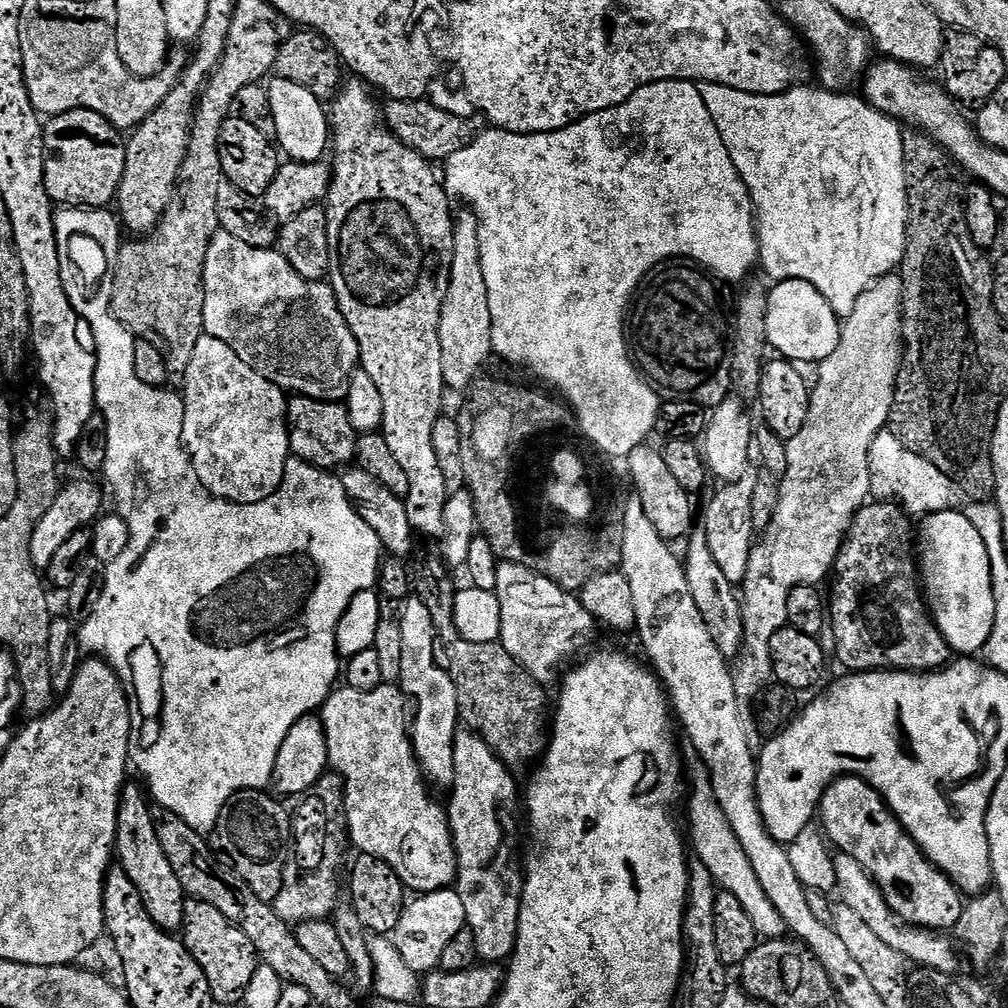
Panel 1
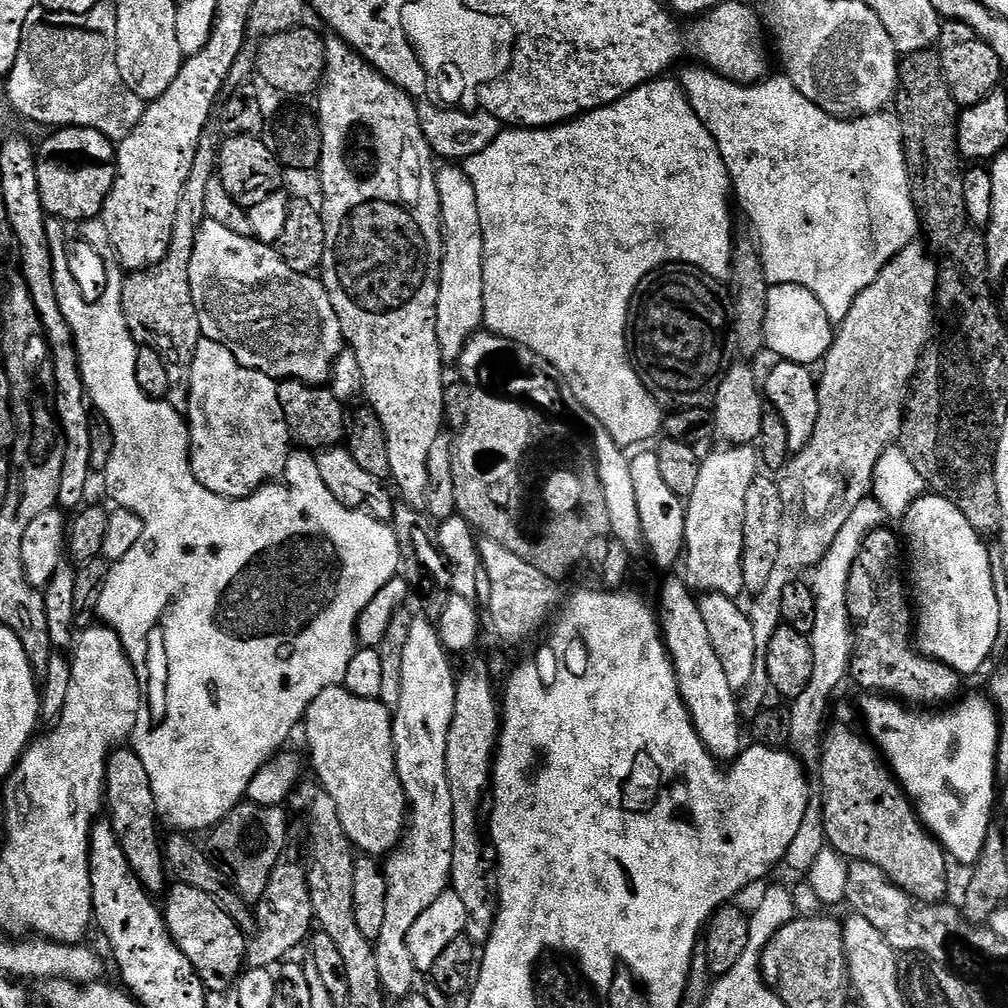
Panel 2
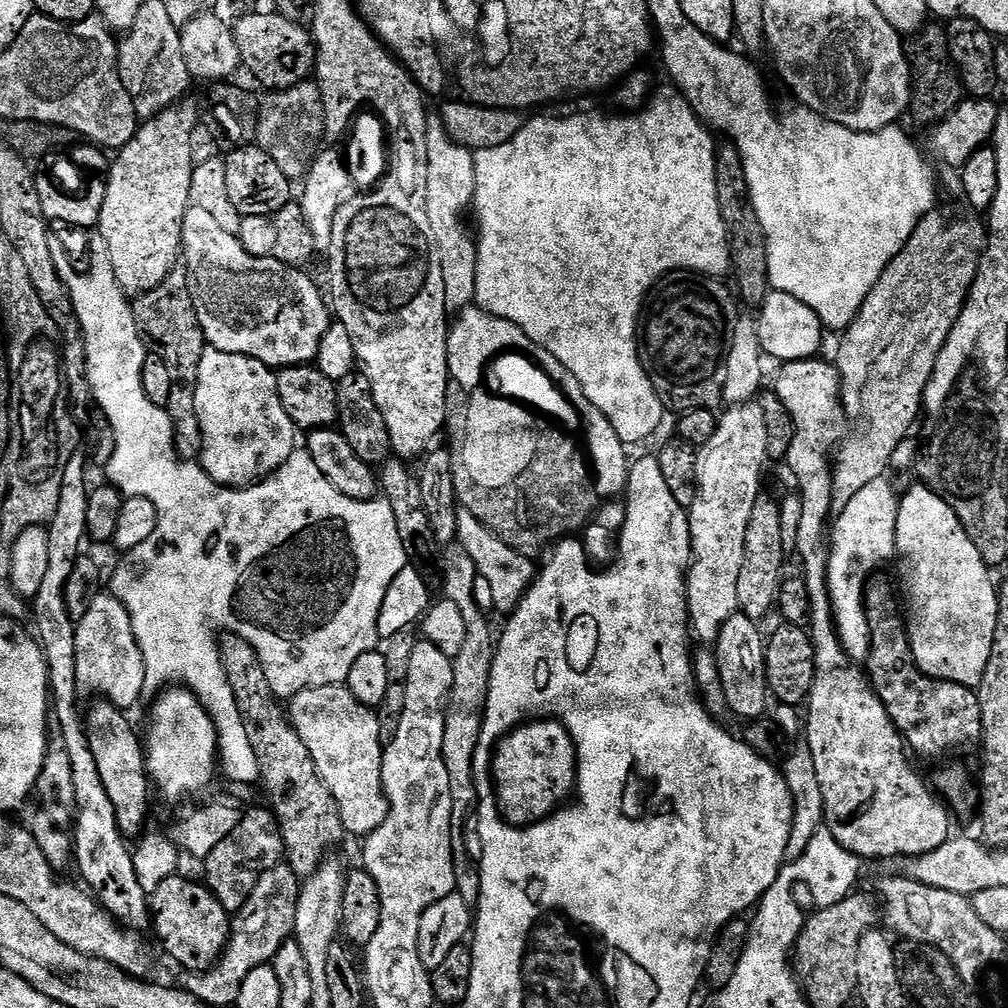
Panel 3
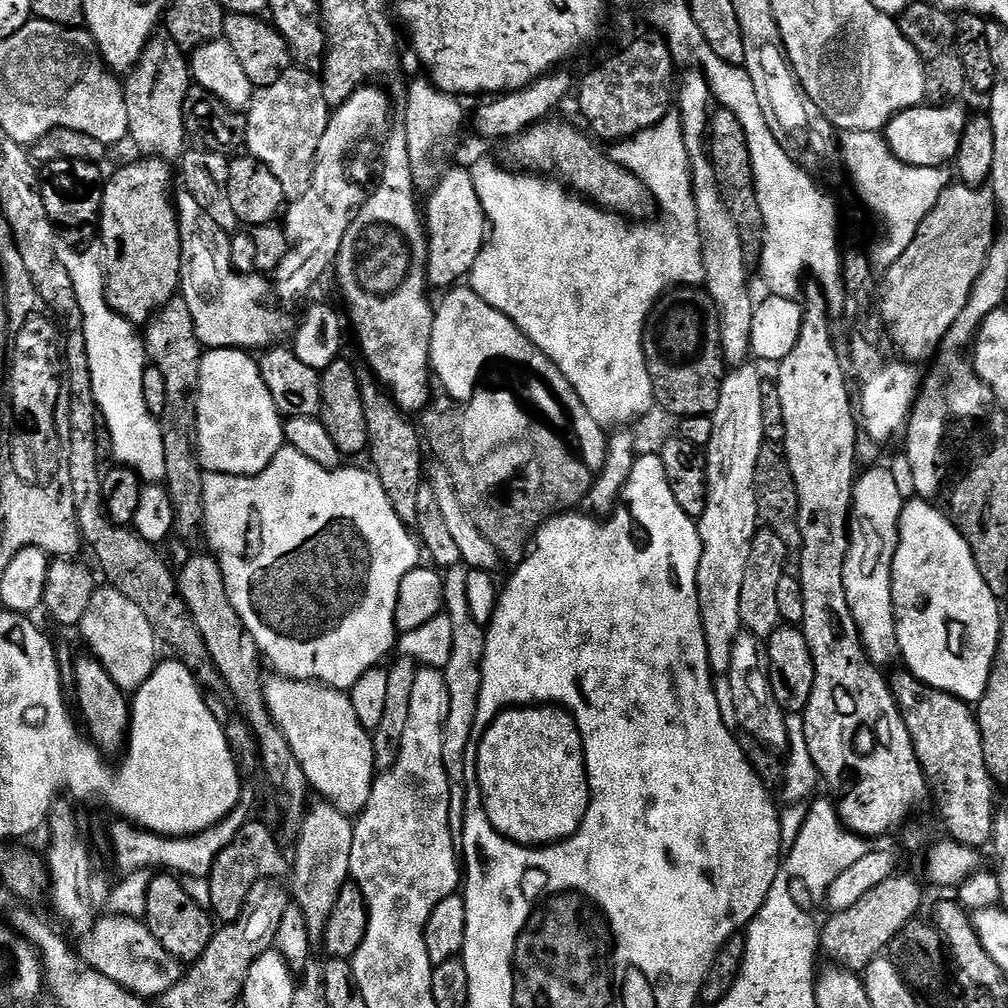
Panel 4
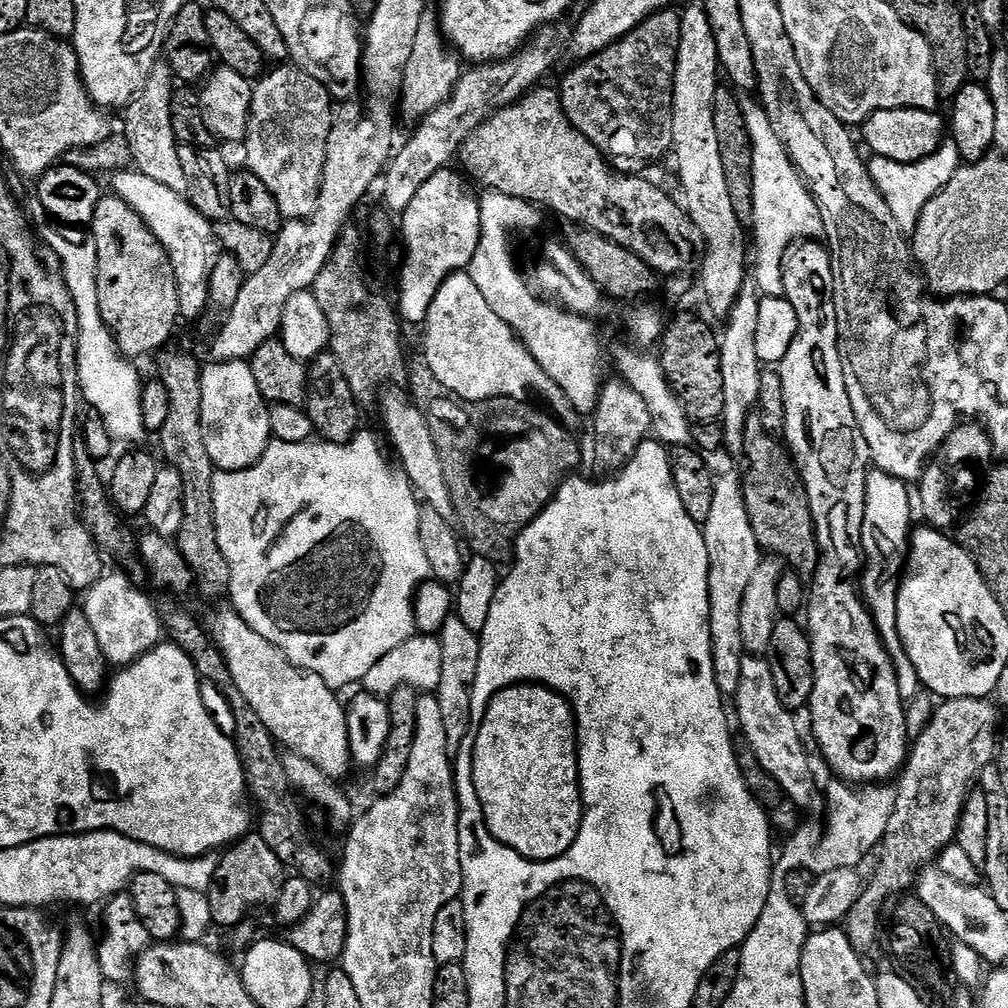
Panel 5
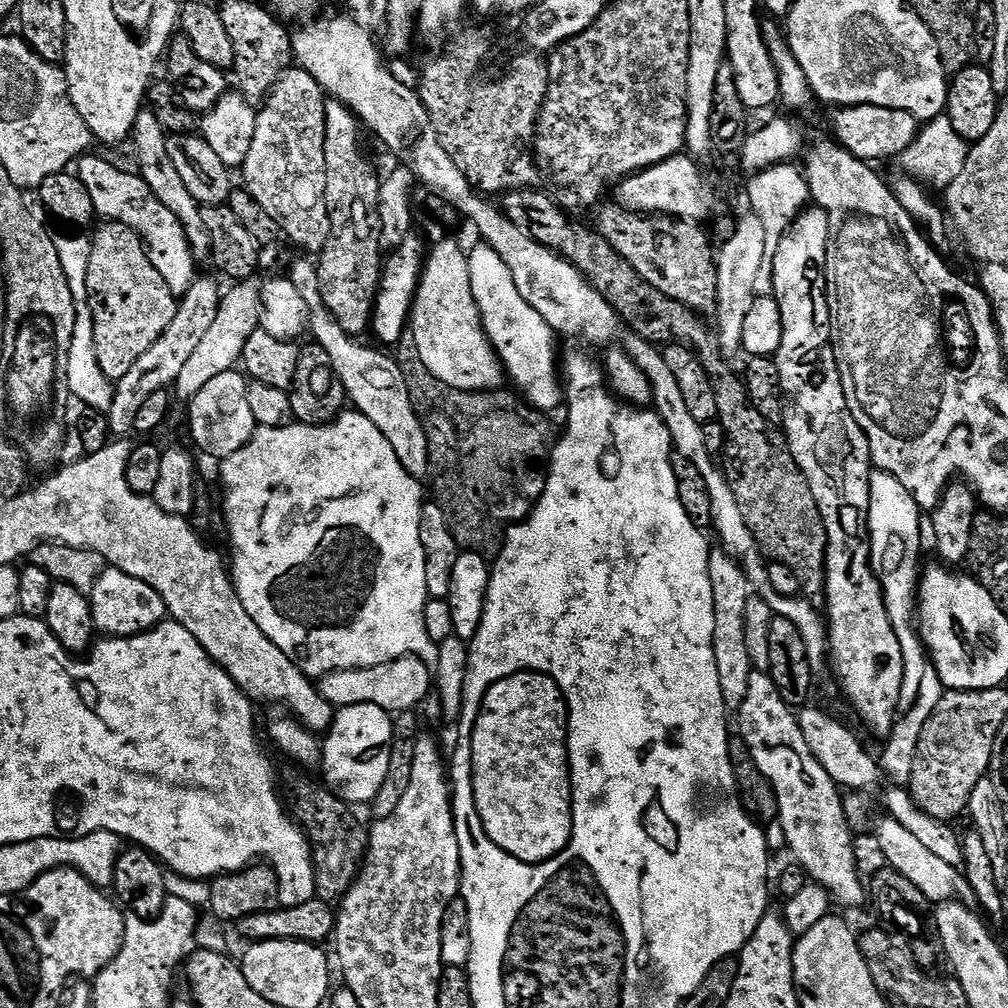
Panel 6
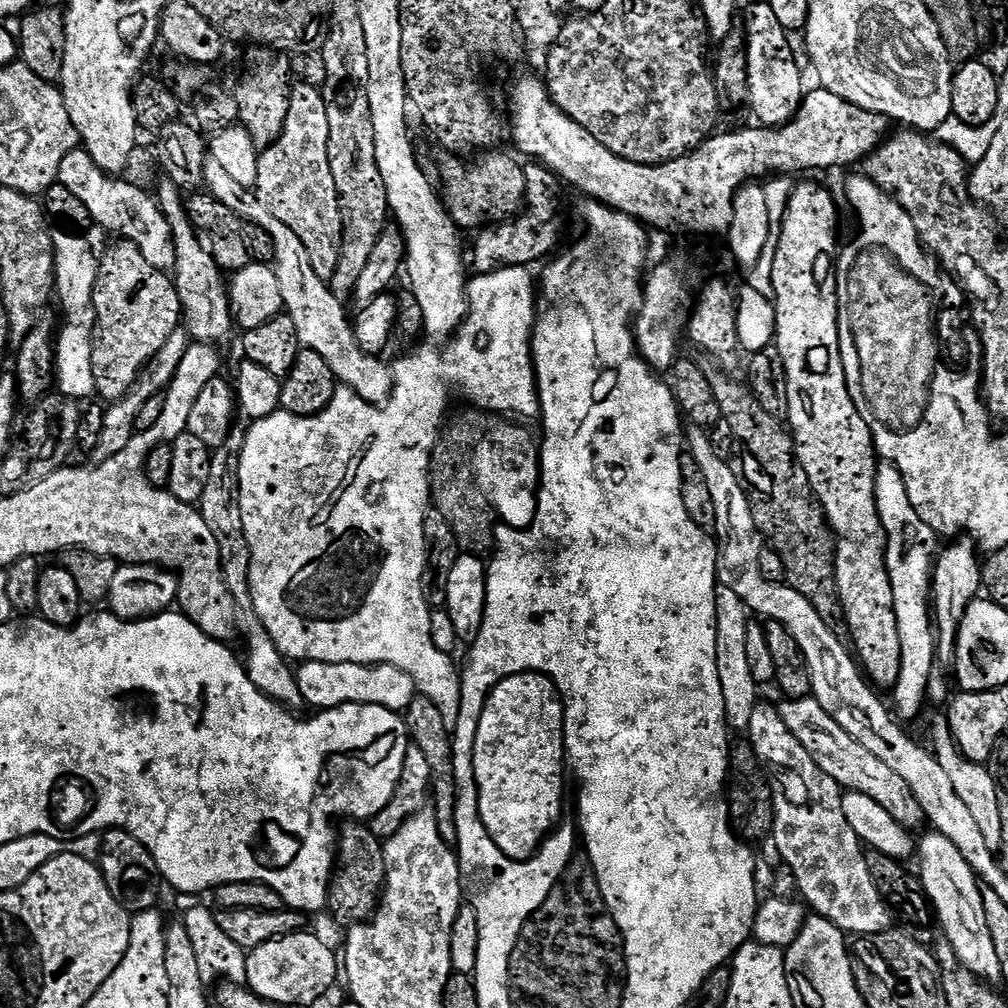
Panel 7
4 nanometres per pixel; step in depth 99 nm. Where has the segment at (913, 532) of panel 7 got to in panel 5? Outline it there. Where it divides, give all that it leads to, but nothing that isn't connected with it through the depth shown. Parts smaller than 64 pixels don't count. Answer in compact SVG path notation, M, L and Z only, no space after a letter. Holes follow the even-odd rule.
M872 470L868 473L866 482L866 514L862 526L862 552L876 563L876 580L863 581L862 595L869 612L872 613L872 620L880 631L882 642L894 662L894 670L898 678L898 690L900 697L906 702L913 700L916 693L921 691L922 685L918 674L914 670L914 662L904 649L902 638L898 634L898 594L900 593L900 580L896 579L901 575L906 564L906 557L910 547L910 533L913 531L912 512L914 516L914 500L908 497L909 485L905 481L894 478L890 474L879 470Z

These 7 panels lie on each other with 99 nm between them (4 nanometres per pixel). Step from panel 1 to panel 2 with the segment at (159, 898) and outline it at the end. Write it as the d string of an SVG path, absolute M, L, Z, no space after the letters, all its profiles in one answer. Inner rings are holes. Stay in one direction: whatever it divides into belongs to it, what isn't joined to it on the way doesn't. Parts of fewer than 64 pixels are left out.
M121 746L108 757L106 766L106 782L104 783L106 812L109 812L110 823L118 838L118 846L122 846L122 854L126 854L126 862L130 862L130 870L142 882L149 894L163 893L170 880L170 872L166 867L166 857L162 847L162 835L156 829L158 813L154 790L150 786L150 774L146 774L146 766L142 766L142 758L132 751L131 747Z

